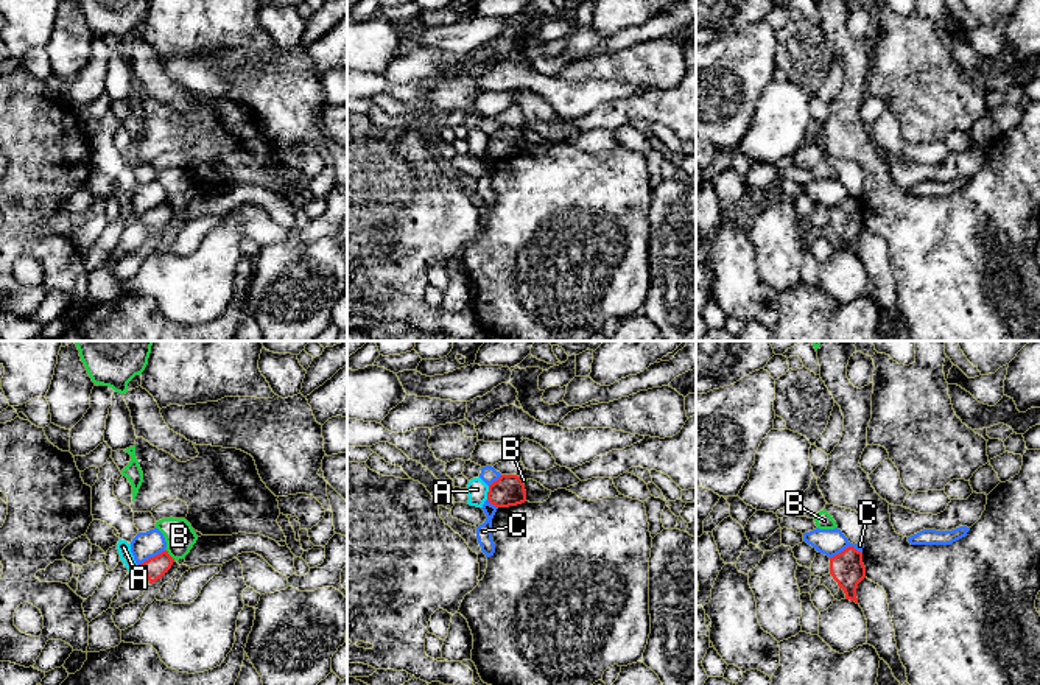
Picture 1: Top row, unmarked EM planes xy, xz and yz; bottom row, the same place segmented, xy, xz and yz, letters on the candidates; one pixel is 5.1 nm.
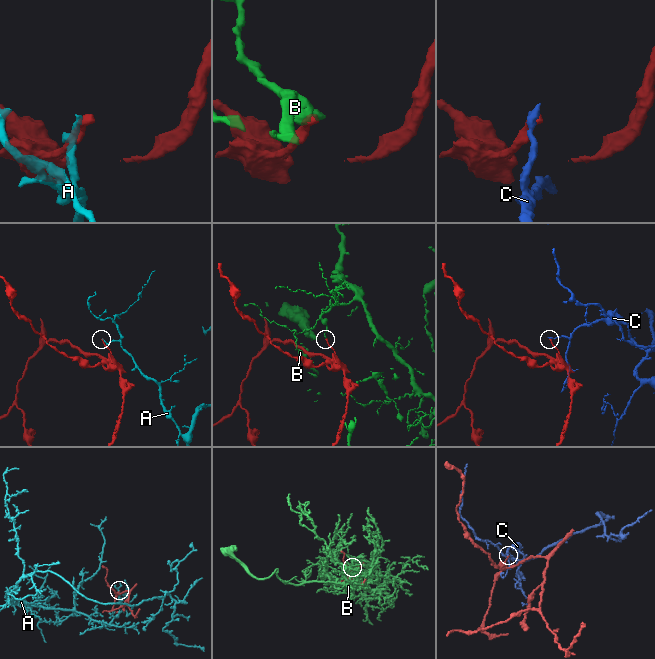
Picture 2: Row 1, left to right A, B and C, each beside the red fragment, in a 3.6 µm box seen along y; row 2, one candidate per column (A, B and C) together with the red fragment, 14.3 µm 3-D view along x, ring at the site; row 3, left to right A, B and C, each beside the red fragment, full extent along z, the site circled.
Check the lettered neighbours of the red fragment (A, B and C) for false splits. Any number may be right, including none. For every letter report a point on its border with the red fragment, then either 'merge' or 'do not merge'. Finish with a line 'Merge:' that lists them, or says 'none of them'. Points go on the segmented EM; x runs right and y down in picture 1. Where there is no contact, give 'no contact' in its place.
A: xz (488, 492) | do not merge
B: xy (168, 555) | do not merge
C: yz (847, 547) | do not merge
Merge: none of them

